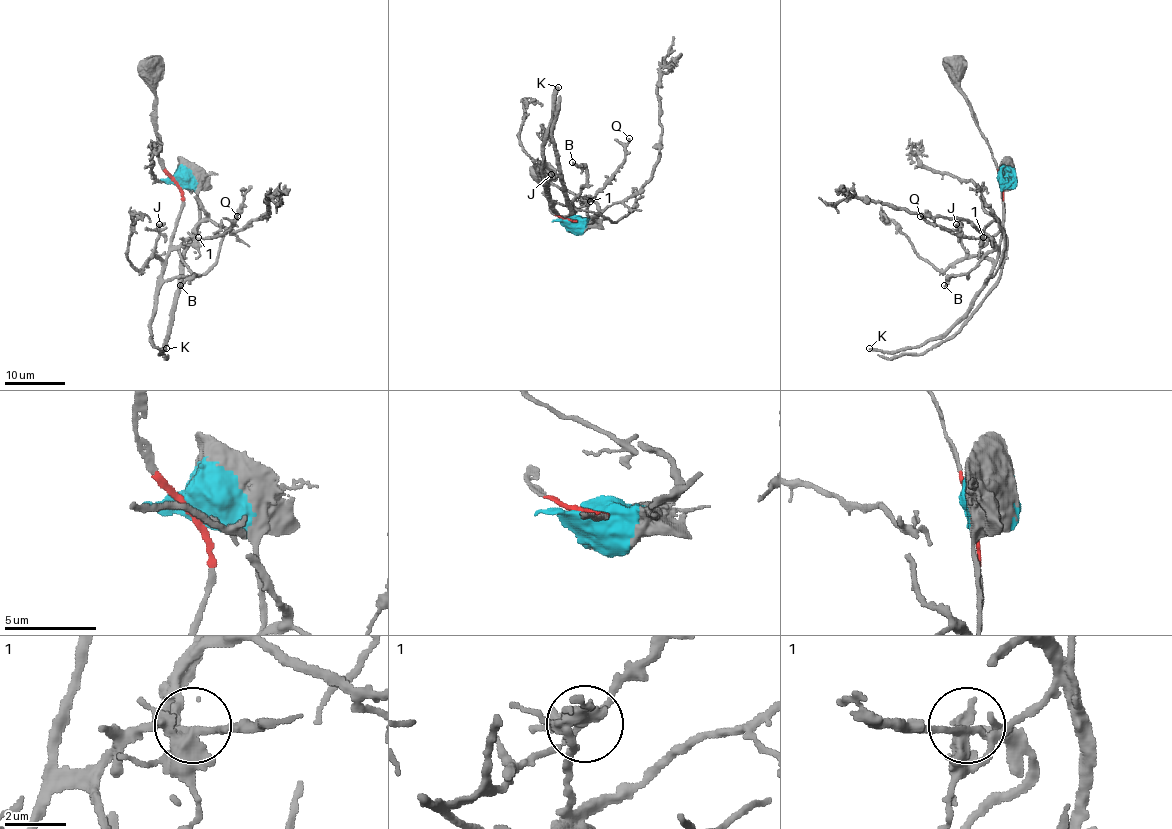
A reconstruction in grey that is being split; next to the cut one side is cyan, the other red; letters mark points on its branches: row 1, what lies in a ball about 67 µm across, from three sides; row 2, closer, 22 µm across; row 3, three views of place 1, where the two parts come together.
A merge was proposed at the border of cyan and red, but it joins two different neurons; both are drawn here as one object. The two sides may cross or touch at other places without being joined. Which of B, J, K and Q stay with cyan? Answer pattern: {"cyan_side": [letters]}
{"cyan_side": []}

